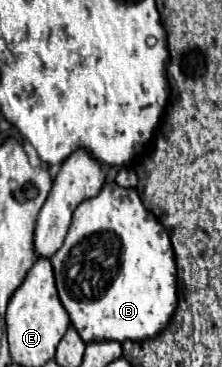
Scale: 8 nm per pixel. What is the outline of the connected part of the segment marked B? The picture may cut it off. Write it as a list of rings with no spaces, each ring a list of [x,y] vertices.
[[[110,182],[102,188],[102,192],[94,198],[84,200],[72,216],[72,226],[68,230],[68,236],[62,244],[62,248],[50,258],[52,266],[54,266],[54,278],[56,278],[56,288],[60,294],[60,300],[64,304],[64,308],[70,314],[70,322],[72,326],[78,330],[80,338],[84,342],[94,342],[94,340],[146,340],[156,336],[170,320],[172,312],[176,310],[176,262],[174,262],[174,252],[172,252],[172,242],[168,238],[168,232],[164,230],[164,226],[154,218],[154,214],[150,214],[144,206],[142,200],[138,196],[138,192],[134,188],[120,188],[116,182]]]

